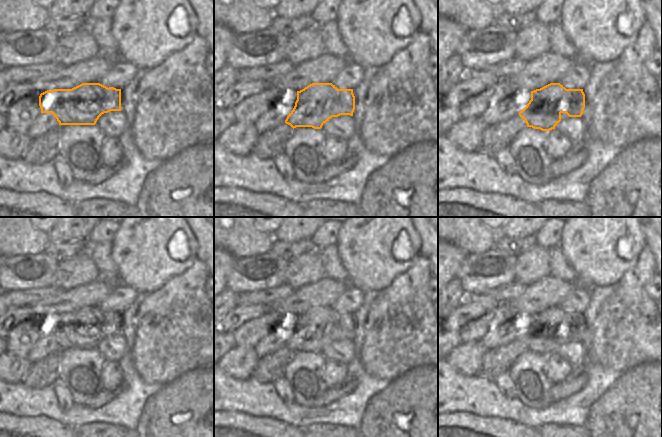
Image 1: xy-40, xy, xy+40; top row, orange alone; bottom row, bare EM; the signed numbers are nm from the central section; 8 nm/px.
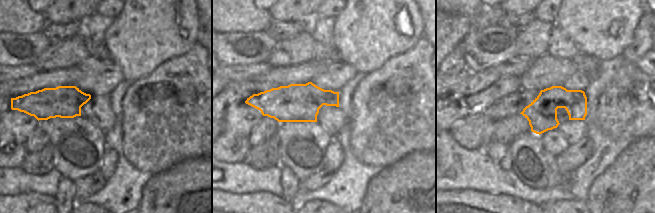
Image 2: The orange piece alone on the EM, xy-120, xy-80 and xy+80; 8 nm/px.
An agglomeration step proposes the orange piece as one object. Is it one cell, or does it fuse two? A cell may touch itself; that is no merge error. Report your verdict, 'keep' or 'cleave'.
keep

